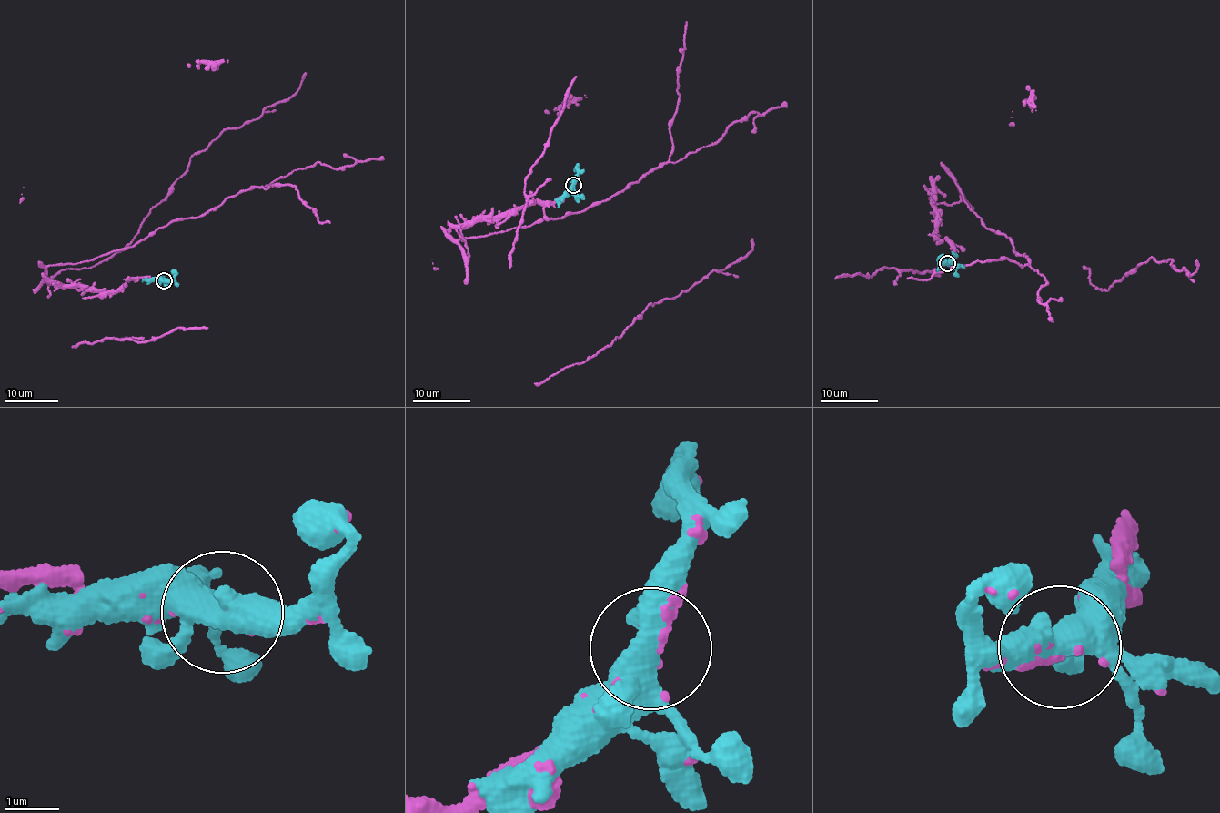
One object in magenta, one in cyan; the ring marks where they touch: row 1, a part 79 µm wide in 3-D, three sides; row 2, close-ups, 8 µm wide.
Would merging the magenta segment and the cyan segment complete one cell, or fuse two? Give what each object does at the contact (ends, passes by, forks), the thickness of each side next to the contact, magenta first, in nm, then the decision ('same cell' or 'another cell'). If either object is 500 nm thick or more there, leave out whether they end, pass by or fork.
magenta ends | cyan forks | 110/440 nm | same cell

